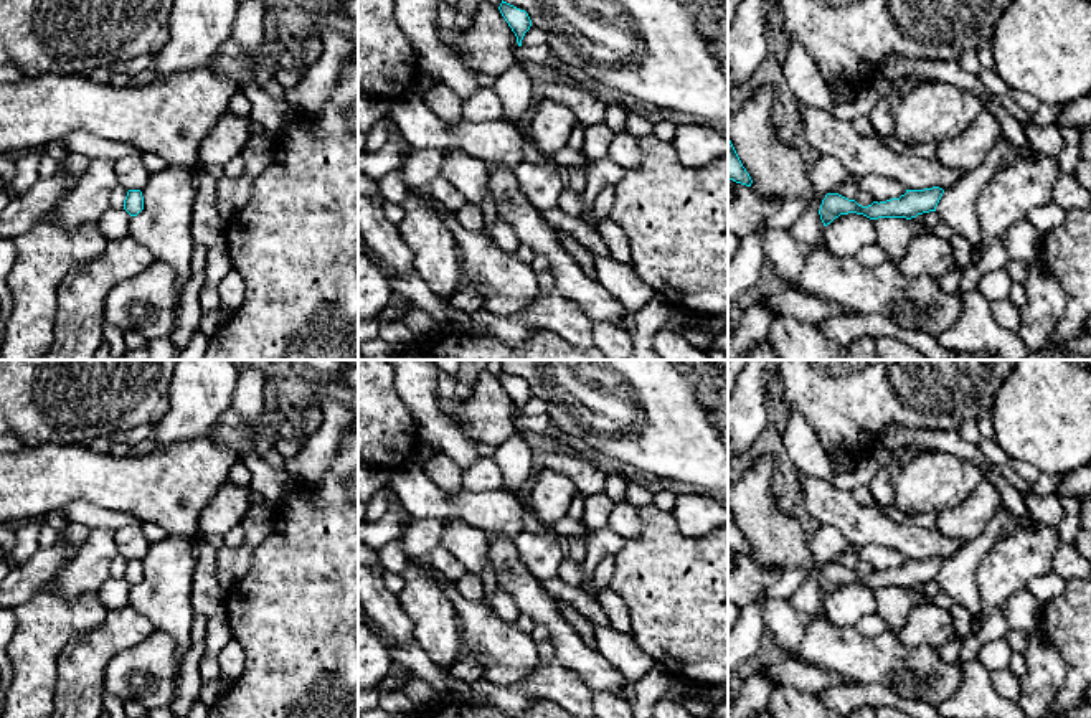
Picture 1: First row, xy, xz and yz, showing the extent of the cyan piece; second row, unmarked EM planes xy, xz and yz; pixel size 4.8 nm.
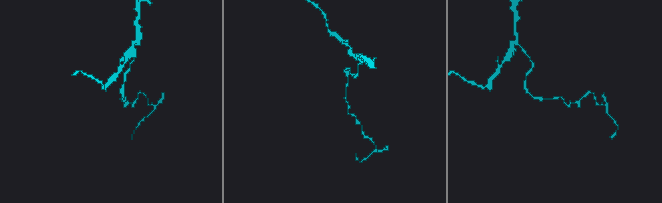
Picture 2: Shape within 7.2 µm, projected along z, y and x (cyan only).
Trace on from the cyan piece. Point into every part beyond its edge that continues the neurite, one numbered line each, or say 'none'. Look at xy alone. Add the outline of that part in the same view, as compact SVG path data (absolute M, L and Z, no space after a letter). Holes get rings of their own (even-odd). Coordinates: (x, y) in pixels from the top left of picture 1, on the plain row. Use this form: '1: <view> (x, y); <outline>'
none

